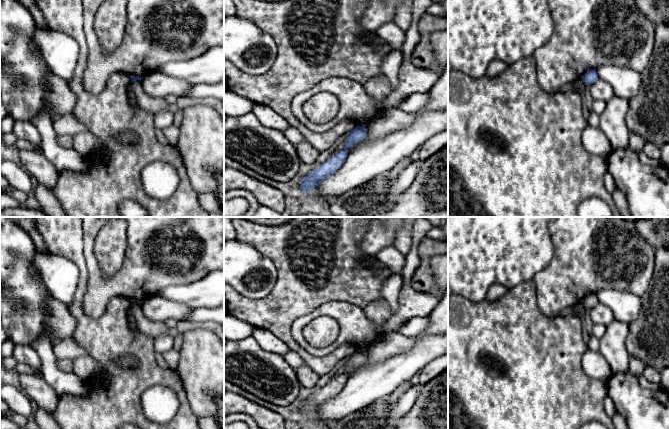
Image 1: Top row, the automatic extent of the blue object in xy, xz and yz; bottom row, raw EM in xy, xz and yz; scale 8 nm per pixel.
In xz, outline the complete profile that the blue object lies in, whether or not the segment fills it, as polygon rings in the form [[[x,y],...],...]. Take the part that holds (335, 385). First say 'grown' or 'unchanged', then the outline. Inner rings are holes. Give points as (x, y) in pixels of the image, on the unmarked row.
unchanged; [[[356,350],[353,354],[348,356],[345,363],[345,370],[335,378],[332,378],[325,386],[317,390],[312,396],[307,398],[300,406],[301,414],[307,416],[316,411],[321,404],[335,397],[344,388],[348,380],[349,371],[362,365],[365,361],[365,351]]]

